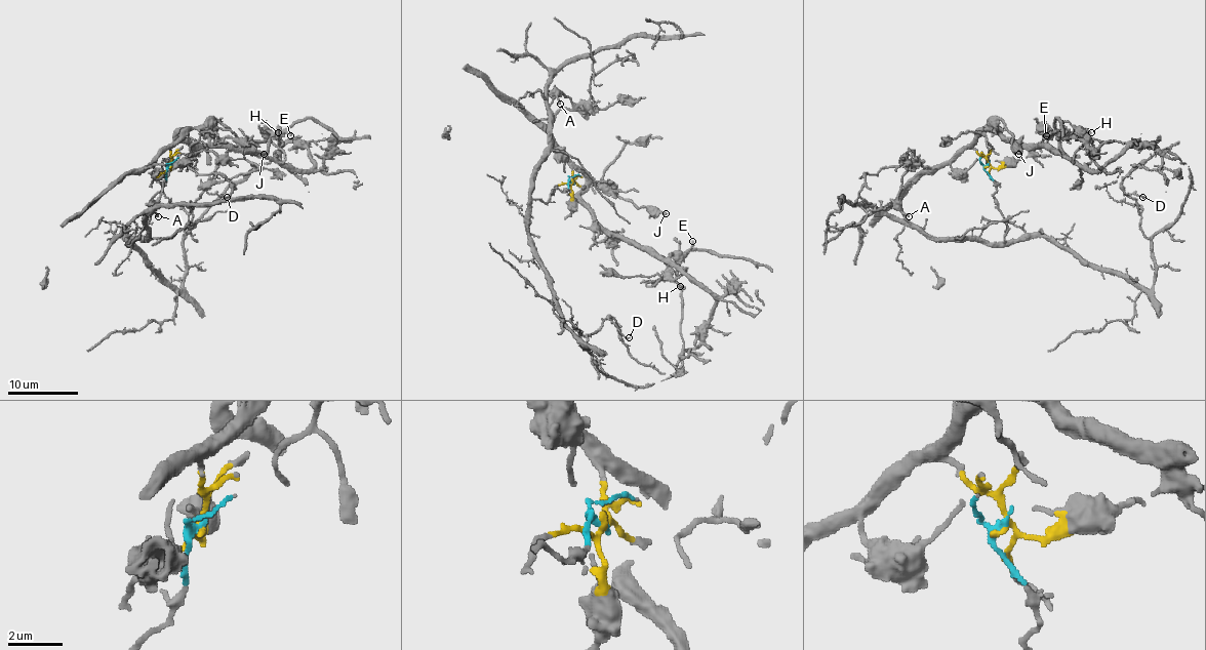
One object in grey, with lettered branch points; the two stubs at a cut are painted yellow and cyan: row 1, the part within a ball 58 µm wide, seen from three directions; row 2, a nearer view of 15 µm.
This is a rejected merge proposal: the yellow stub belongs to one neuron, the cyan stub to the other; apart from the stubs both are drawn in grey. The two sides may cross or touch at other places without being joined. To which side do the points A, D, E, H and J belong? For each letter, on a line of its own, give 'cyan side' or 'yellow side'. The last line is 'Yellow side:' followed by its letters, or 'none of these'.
A: yellow side
D: cyan side
E: yellow side
H: yellow side
J: yellow side
Yellow side: A, E, H, J

